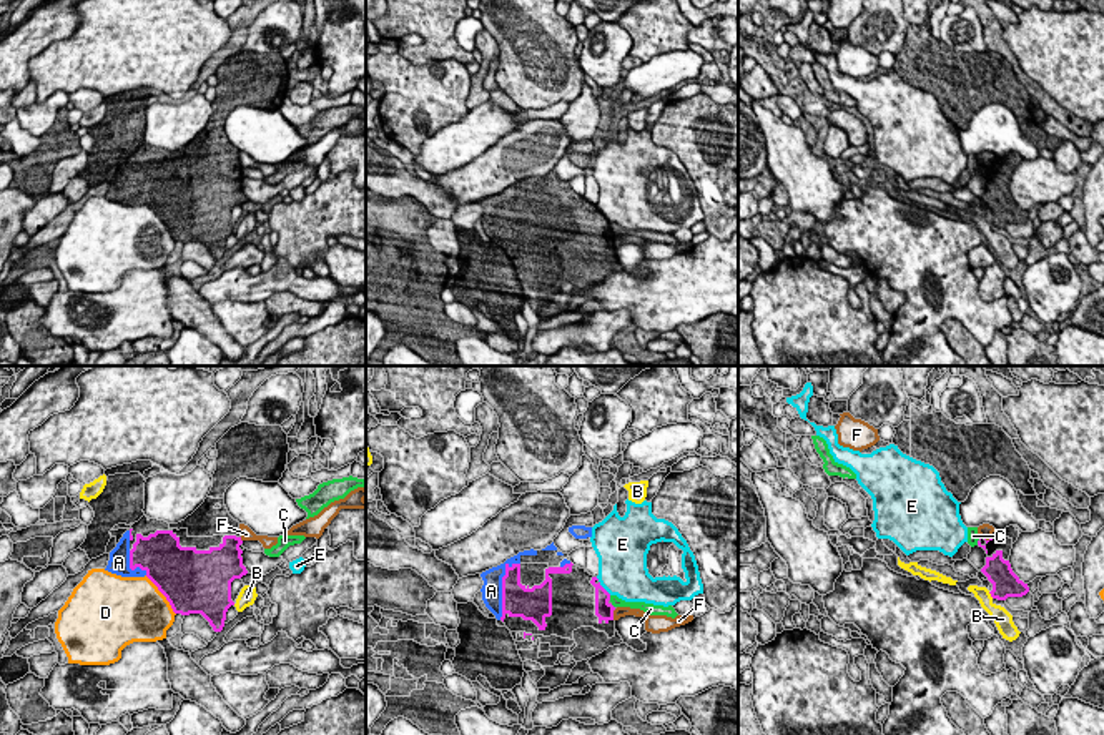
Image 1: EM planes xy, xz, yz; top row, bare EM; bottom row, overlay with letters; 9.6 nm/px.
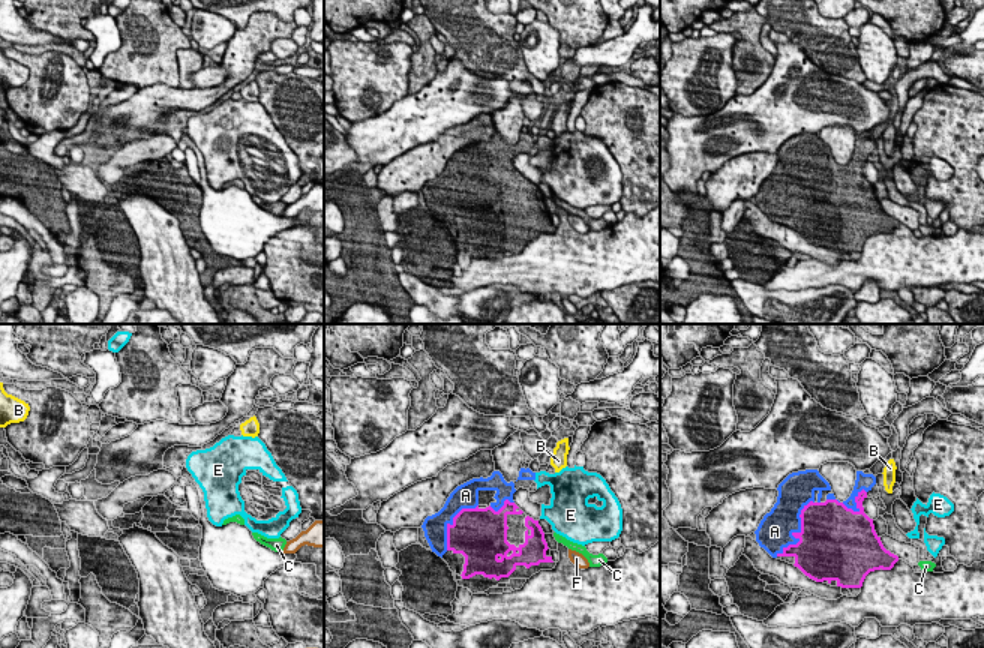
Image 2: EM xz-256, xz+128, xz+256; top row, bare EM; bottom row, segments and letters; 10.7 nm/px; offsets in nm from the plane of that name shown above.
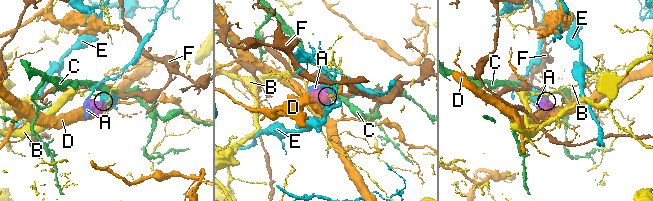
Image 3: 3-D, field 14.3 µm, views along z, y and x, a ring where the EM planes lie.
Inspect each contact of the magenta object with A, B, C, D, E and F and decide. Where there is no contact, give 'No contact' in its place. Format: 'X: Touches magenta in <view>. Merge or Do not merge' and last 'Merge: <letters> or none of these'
A: Touches magenta in xz. Merge
B: Touches magenta in yz. Do not merge
C: Touches magenta in xz. Do not merge
D: Touches magenta in xy. Do not merge
E: Touches magenta in xz. Do not merge
F: Touches magenta in xz. Do not merge
Merge: A

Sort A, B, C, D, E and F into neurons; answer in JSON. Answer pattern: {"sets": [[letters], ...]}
{"sets": [["A"], ["B"], ["C"], ["D"], ["E"], ["F"]]}

